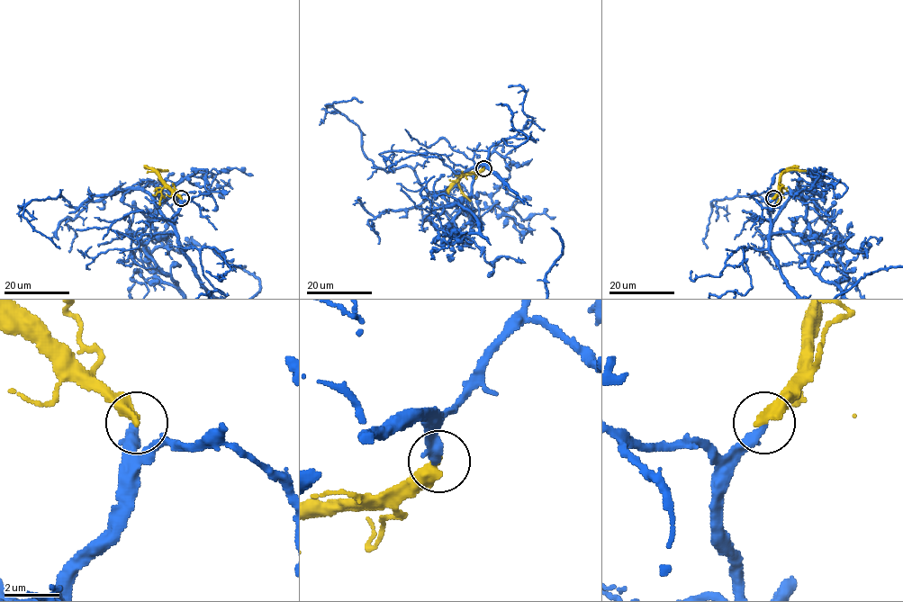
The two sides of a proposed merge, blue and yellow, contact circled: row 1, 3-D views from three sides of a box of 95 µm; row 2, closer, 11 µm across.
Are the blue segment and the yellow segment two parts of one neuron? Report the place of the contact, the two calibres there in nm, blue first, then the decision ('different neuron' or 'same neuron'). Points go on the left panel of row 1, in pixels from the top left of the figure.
at (181, 198); 360 nm thick on the blue side, 400 nm on the other; different neuron

